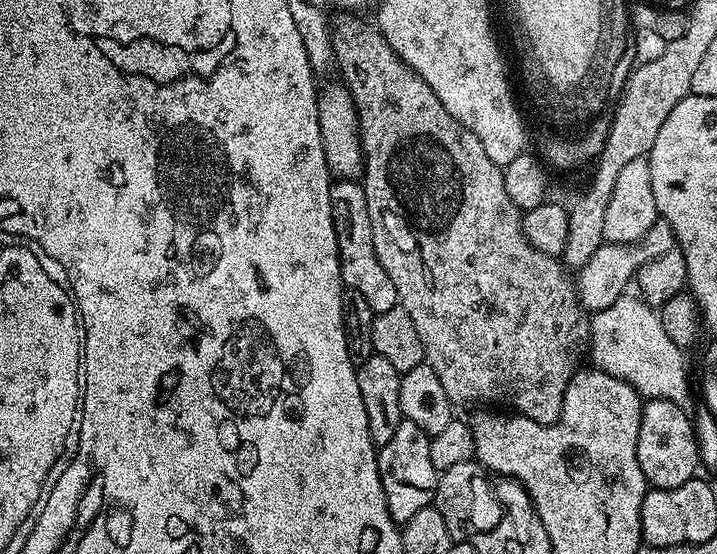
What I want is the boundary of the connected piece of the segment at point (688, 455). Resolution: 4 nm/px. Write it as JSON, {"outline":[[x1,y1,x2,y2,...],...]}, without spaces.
{"outline":[[652,398,642,410,642,426,638,430,638,464,642,466,642,474,653,488,673,488,682,486,682,482,690,482,697,475,696,468,701,467,700,451,696,441,696,425,691,415,684,413,681,405,672,400]]}

